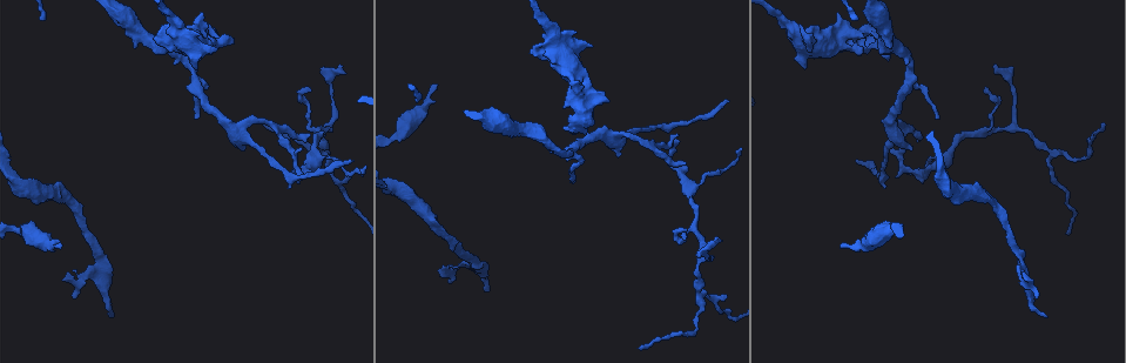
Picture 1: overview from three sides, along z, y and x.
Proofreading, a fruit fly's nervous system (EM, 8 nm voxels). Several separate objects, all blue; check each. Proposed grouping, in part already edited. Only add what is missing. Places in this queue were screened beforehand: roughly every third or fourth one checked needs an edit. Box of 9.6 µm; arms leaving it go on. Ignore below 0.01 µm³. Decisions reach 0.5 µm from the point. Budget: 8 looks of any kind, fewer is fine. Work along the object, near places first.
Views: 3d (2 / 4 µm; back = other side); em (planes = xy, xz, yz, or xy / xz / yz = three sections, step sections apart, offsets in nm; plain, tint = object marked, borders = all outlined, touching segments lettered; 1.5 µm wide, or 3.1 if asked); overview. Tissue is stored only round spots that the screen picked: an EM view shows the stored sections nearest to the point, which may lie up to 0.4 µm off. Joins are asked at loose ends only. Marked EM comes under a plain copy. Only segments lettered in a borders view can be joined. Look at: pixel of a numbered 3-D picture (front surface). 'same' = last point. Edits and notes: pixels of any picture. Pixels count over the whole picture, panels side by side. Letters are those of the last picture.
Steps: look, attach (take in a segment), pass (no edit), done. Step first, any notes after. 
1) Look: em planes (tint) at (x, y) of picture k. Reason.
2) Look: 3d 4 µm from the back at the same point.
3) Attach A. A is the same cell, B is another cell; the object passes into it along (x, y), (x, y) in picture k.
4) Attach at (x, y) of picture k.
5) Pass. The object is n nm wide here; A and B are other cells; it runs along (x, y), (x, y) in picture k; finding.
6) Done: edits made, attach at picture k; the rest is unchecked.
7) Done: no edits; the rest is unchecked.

Look: em planes (borders) at (450, 281) of picture 1. An open end.

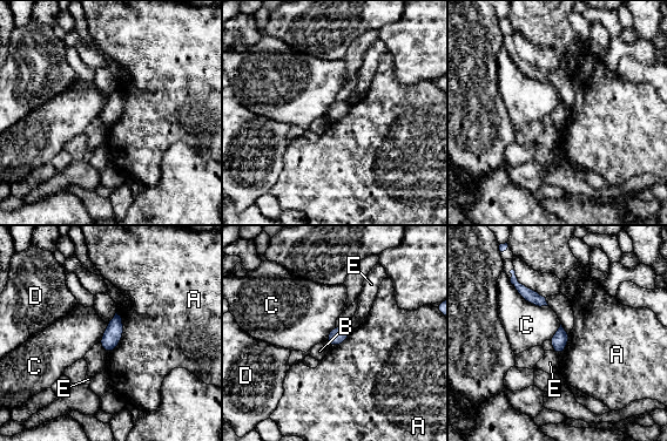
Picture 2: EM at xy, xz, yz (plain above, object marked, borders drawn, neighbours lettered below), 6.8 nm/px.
Pass. A, B, C, D and E are other cells; none of them fits.

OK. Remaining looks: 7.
Look: 3d 4 µm at (841, 248) of picture 1. Tapers out.

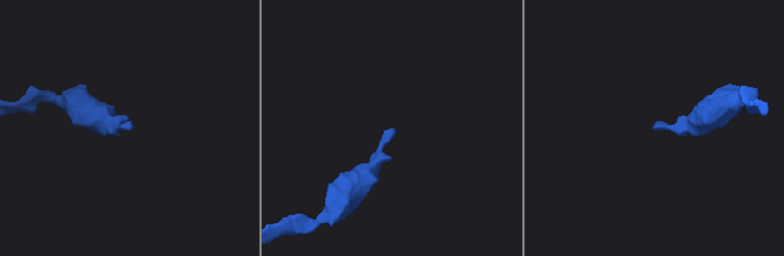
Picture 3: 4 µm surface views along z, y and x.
Look: em planes (borders) at (653, 128) of picture 3.

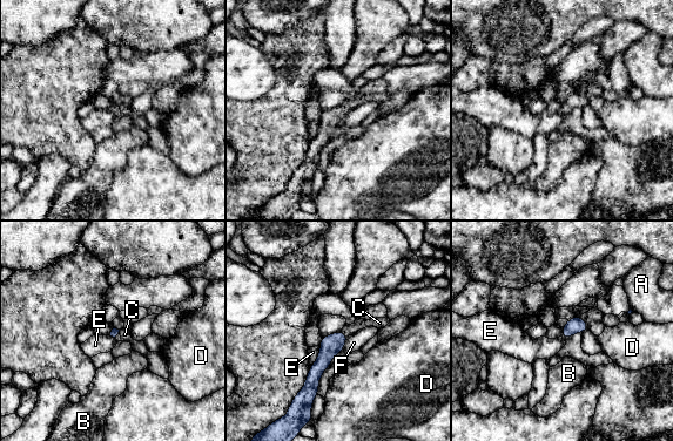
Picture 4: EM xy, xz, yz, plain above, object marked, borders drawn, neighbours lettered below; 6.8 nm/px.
Attach at (359, 324) of picture 4. C is the same cell, A, B, D, E and F are other cells; the object passes into it along (330, 345), (344, 333), (359, 324) in picture 4; it goes on there.

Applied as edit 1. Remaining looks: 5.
Look: em planes (borders) at (532, 46) of picture 1. An open end.

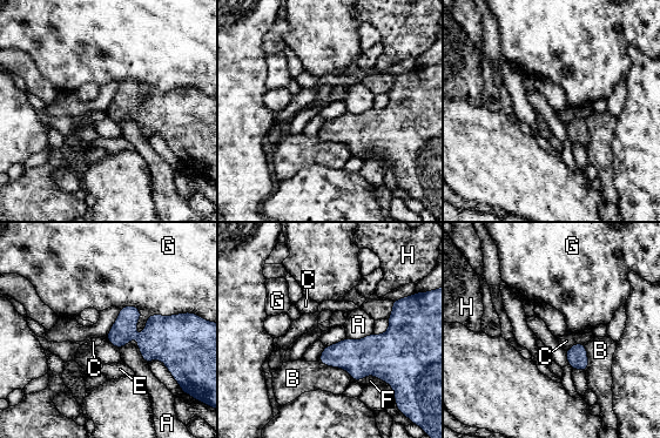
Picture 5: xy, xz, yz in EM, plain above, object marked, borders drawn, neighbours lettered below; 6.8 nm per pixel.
Pass. A, B, C, E, F, G and H are other cells; a border runs along (585, 343), (574, 343), (565, 350) in picture 5; no lettered segment goes on from it.

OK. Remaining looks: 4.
Done: edits made, attach at picture 4; the rest is unchecked.

